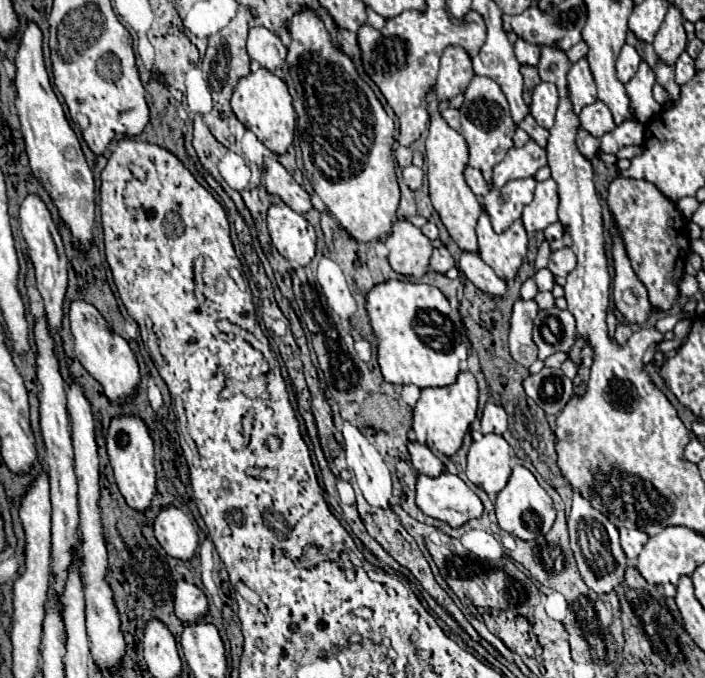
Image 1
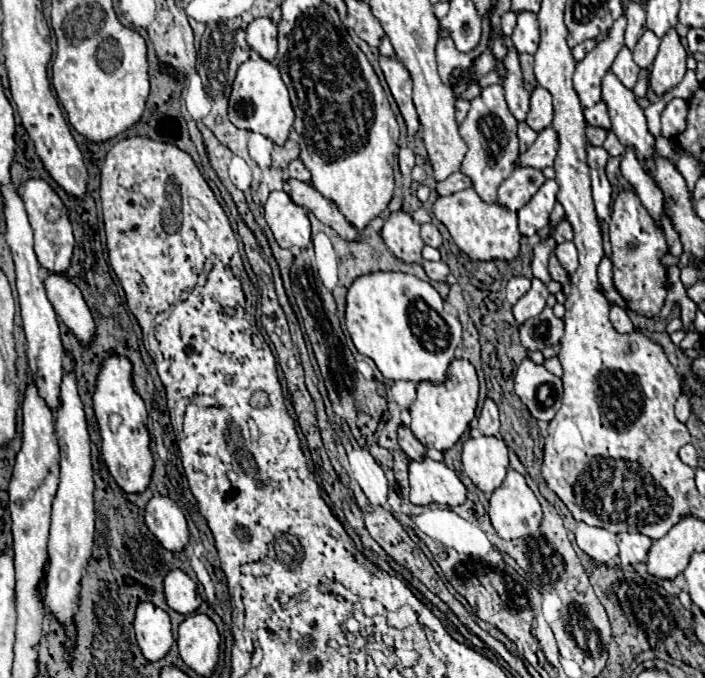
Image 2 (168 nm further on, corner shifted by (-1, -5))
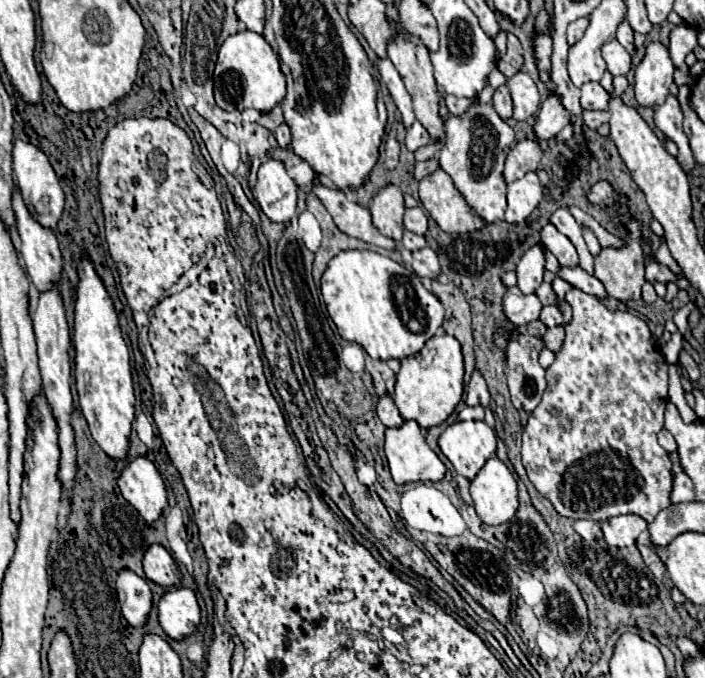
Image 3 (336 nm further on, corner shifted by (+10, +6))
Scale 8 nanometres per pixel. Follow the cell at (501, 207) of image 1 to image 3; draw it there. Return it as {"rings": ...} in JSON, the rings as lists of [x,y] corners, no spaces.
{"rings":[[[530,139],[518,141],[508,151],[506,165],[504,165],[504,181],[512,183],[530,171],[536,171],[540,165],[540,157],[542,157],[542,151],[536,141],[530,141]]]}

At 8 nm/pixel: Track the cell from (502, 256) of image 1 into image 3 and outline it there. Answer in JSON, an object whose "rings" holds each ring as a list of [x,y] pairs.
{"rings":[[[442,169],[424,177],[418,193],[424,209],[446,233],[476,233],[488,225],[470,209],[464,195],[454,187],[452,177]]]}

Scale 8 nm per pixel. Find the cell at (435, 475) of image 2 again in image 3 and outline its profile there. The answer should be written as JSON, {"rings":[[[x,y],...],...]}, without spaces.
{"rings":[[[404,421],[404,425],[400,429],[386,429],[386,459],[390,465],[390,473],[392,479],[398,485],[406,485],[406,483],[436,483],[442,481],[446,475],[446,465],[440,461],[440,457],[428,447],[422,429],[416,425],[416,421]]]}

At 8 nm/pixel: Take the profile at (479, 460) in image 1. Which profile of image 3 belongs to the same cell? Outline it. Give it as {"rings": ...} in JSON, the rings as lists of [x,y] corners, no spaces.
{"rings":[[[458,421],[444,429],[438,445],[460,475],[474,479],[496,453],[496,433],[484,421]]]}

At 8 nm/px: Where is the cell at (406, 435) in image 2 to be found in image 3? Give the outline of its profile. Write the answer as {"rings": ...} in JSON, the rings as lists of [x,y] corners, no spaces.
{"rings":[[[388,395],[382,397],[382,399],[378,399],[376,413],[378,413],[380,421],[382,421],[386,427],[390,427],[390,429],[398,429],[398,427],[404,423],[404,419],[400,417],[400,413],[398,413],[392,397],[388,397]]]}

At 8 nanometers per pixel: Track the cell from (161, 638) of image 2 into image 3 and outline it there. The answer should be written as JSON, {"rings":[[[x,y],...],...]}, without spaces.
{"rings":[[[124,569],[116,579],[116,595],[124,619],[132,627],[144,627],[152,611],[152,591],[148,583],[136,573]]]}

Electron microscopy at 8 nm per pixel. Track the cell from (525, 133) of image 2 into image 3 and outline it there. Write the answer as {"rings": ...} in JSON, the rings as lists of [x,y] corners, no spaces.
{"rings":[[[500,85],[494,93],[494,109],[502,119],[512,119],[512,99],[506,85]]]}

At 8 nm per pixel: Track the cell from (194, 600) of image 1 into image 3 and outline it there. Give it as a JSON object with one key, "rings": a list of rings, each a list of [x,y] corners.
{"rings":[[[152,545],[144,553],[144,573],[150,581],[162,587],[180,587],[180,581],[182,581],[176,561],[160,545]]]}

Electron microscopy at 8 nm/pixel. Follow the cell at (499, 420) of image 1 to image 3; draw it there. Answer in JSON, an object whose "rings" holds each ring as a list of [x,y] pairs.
{"rings":[[[474,371],[472,379],[470,379],[470,385],[468,385],[468,393],[466,393],[466,405],[468,407],[476,407],[476,405],[488,407],[488,403],[490,403],[488,385],[482,379],[482,375],[478,371]]]}

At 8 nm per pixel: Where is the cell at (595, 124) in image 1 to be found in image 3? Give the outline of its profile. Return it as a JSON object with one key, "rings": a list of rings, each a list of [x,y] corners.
{"rings":[[[584,83],[582,85],[582,97],[580,97],[582,109],[608,109],[608,93],[600,87],[600,83]]]}

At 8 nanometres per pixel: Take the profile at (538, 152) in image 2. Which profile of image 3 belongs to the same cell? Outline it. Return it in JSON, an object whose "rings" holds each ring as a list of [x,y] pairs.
{"rings":[[[552,93],[542,103],[532,129],[534,129],[534,135],[538,141],[546,141],[546,139],[554,137],[556,133],[560,133],[568,123],[570,123],[570,113],[562,107],[558,95]]]}

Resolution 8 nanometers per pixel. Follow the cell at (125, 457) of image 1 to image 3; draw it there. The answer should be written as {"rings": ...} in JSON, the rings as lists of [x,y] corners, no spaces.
{"rings":[[[90,261],[80,263],[80,285],[74,319],[74,349],[76,349],[76,391],[80,409],[88,421],[90,433],[100,449],[114,461],[124,461],[130,449],[130,429],[134,421],[134,389],[130,373],[130,357],[122,339],[118,317],[110,295],[92,269]]]}

